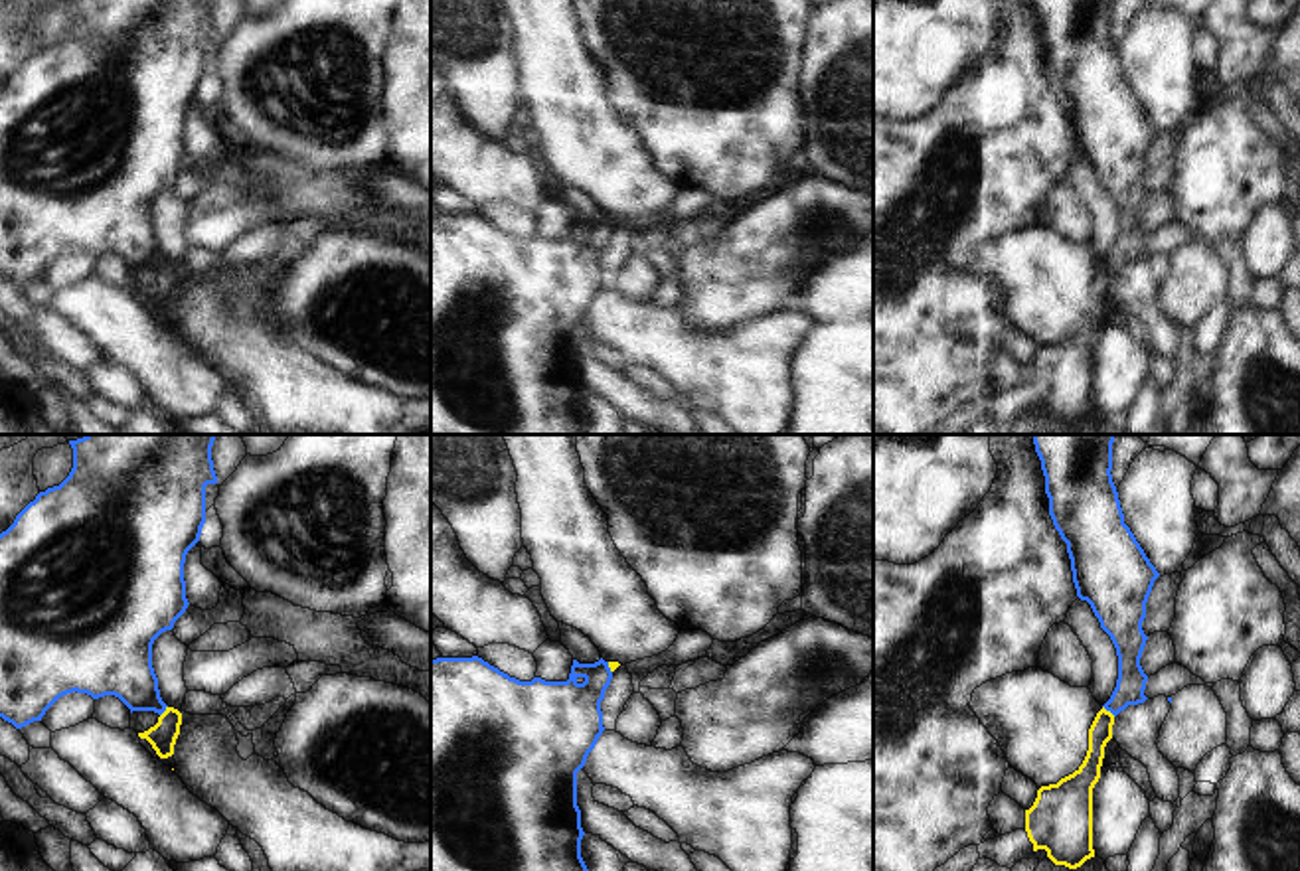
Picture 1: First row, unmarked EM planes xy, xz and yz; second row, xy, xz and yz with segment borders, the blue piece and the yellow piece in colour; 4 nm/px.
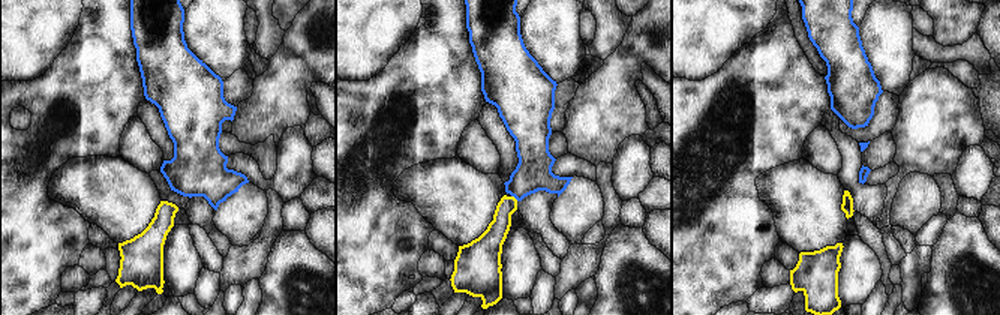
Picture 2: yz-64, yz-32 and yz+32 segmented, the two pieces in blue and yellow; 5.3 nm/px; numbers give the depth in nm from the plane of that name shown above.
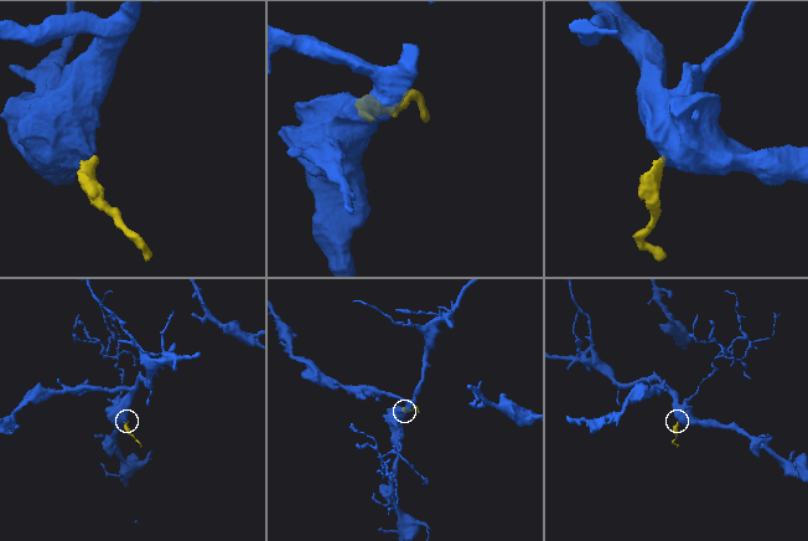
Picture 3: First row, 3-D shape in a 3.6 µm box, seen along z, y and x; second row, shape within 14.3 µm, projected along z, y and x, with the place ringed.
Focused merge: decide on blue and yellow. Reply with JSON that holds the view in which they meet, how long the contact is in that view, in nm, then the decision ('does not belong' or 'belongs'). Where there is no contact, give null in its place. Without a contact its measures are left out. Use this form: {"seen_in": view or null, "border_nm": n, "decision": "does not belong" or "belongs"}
{"seen_in": "yz", "border_nm": 70, "decision": "belongs"}

